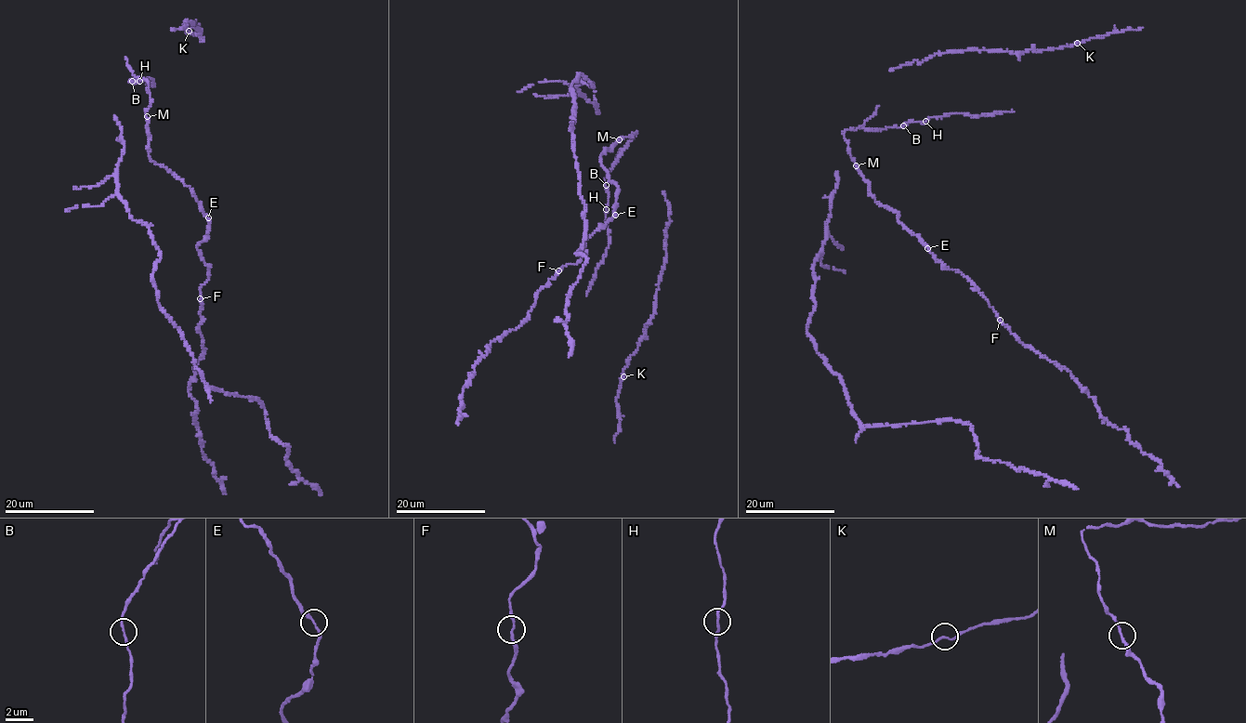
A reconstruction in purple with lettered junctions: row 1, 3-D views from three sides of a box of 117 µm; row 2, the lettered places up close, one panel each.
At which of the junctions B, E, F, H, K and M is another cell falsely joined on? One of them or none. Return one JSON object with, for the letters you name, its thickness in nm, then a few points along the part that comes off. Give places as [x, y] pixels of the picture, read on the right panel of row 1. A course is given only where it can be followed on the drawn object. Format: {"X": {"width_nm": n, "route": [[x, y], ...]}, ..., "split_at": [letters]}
{"split_at": []}

